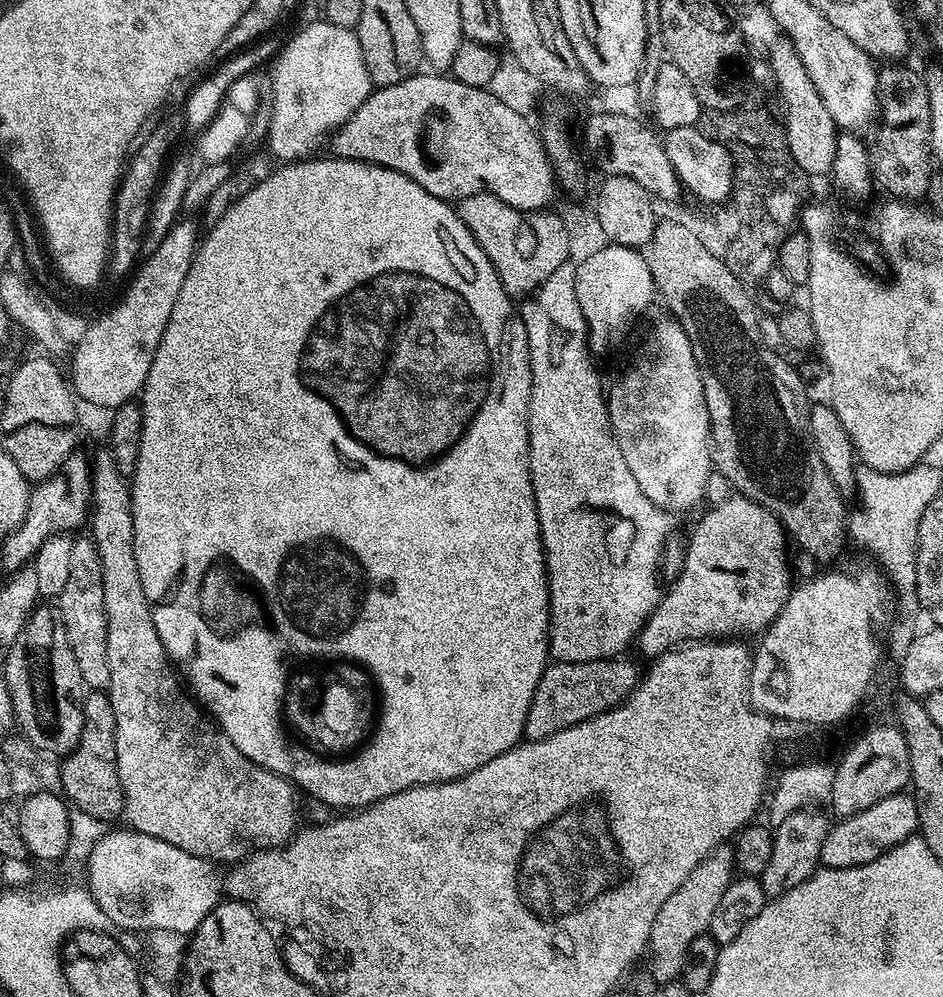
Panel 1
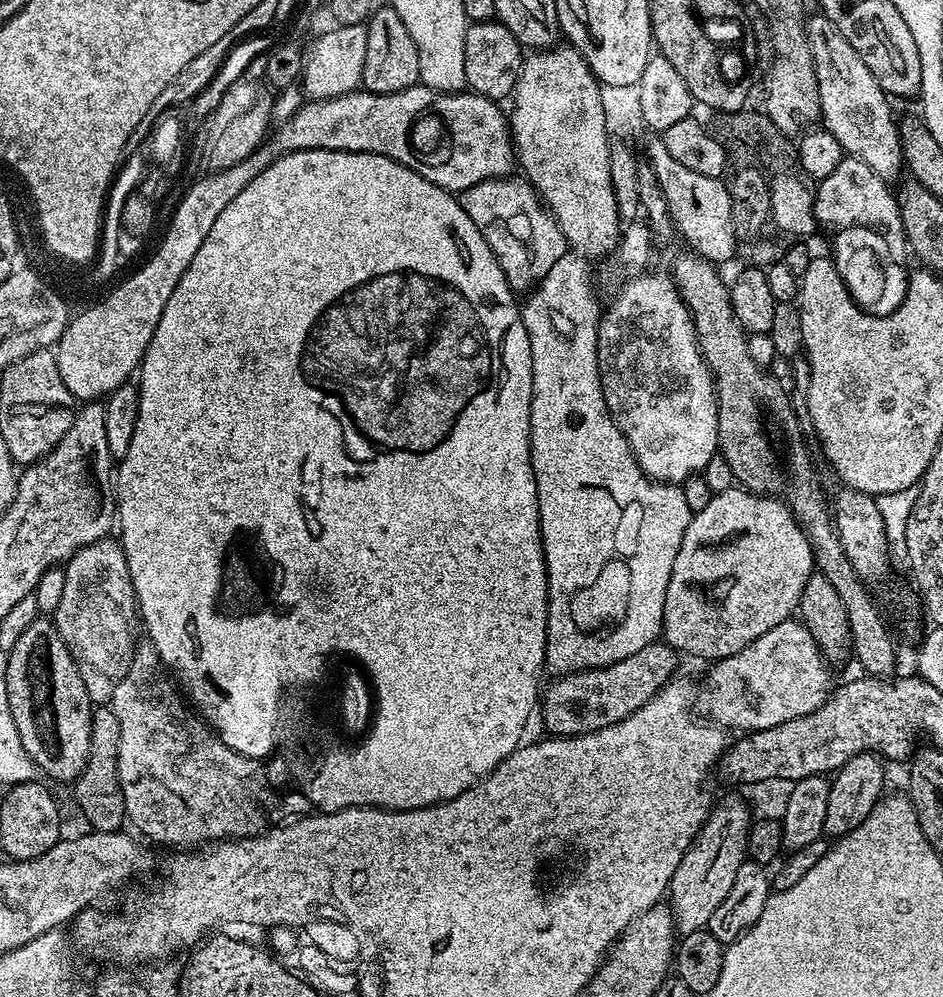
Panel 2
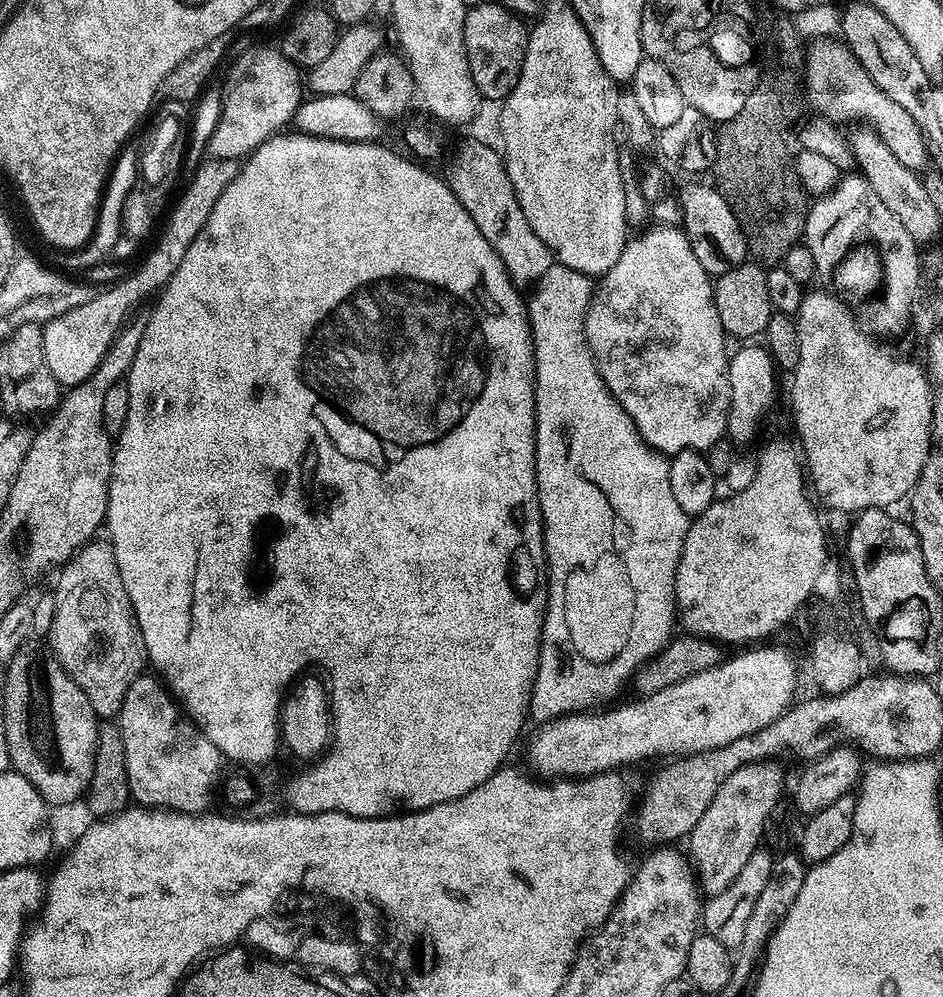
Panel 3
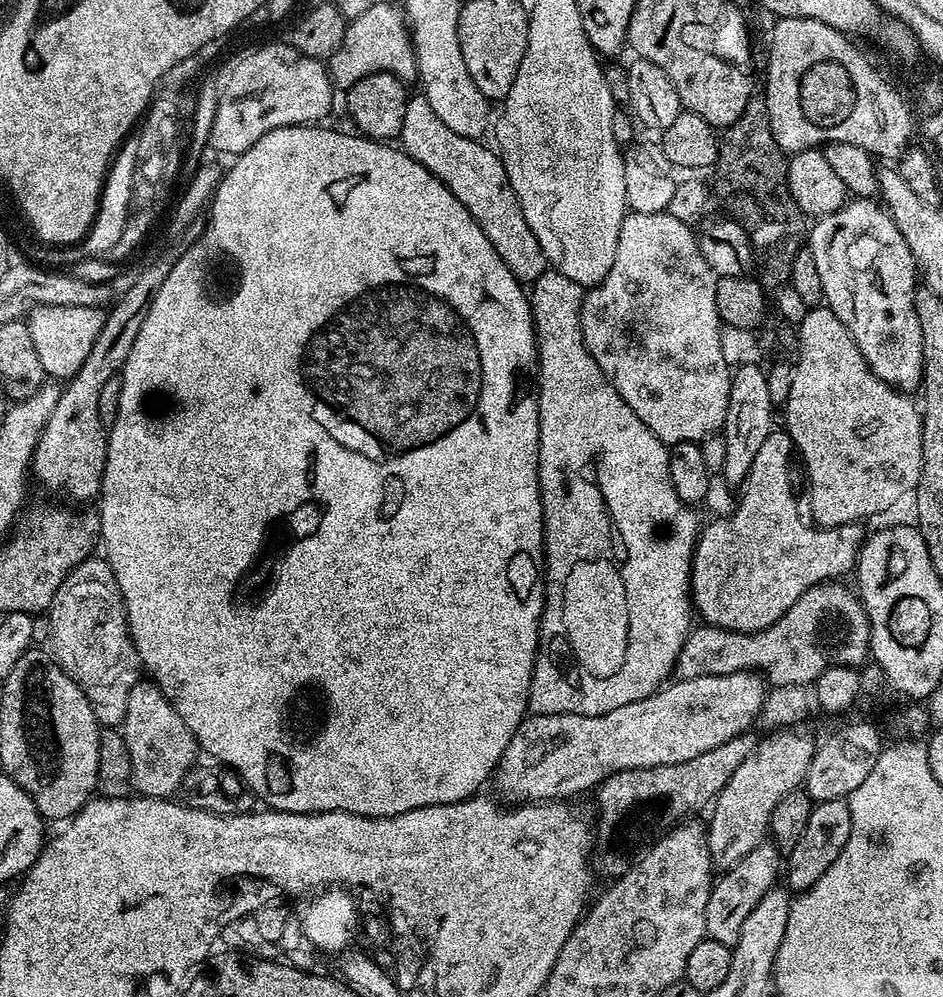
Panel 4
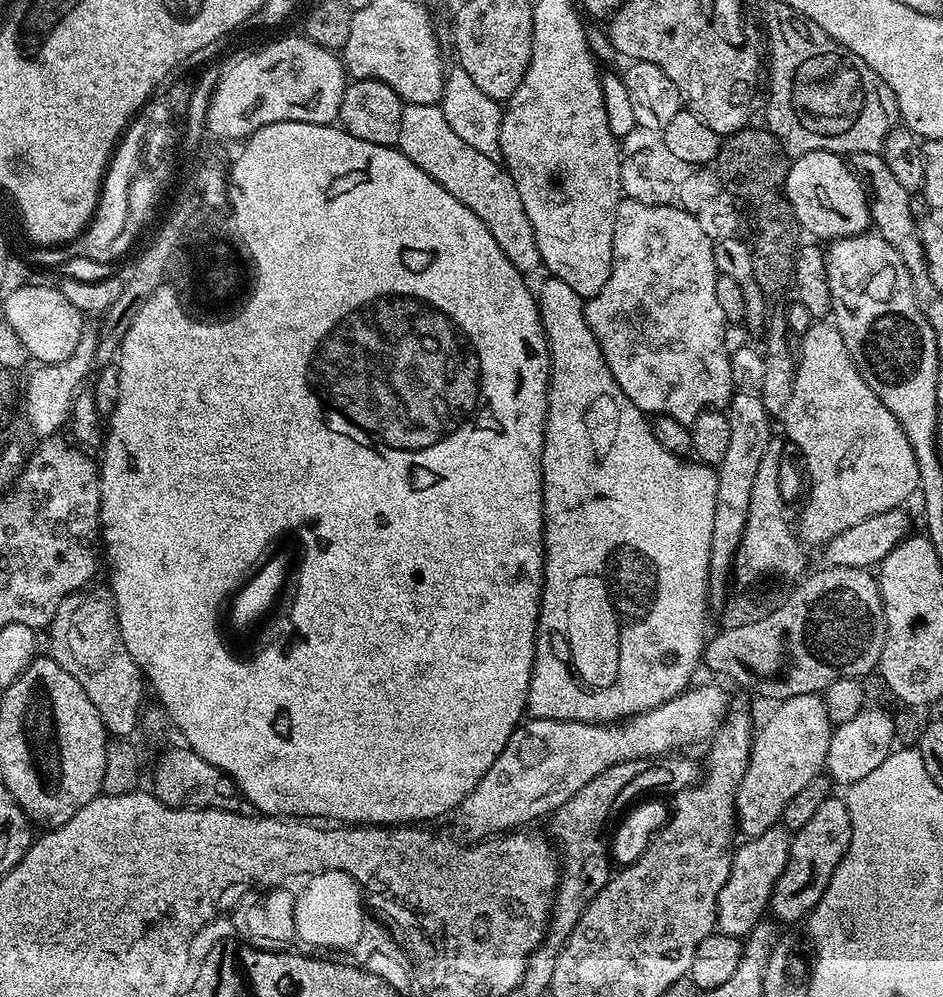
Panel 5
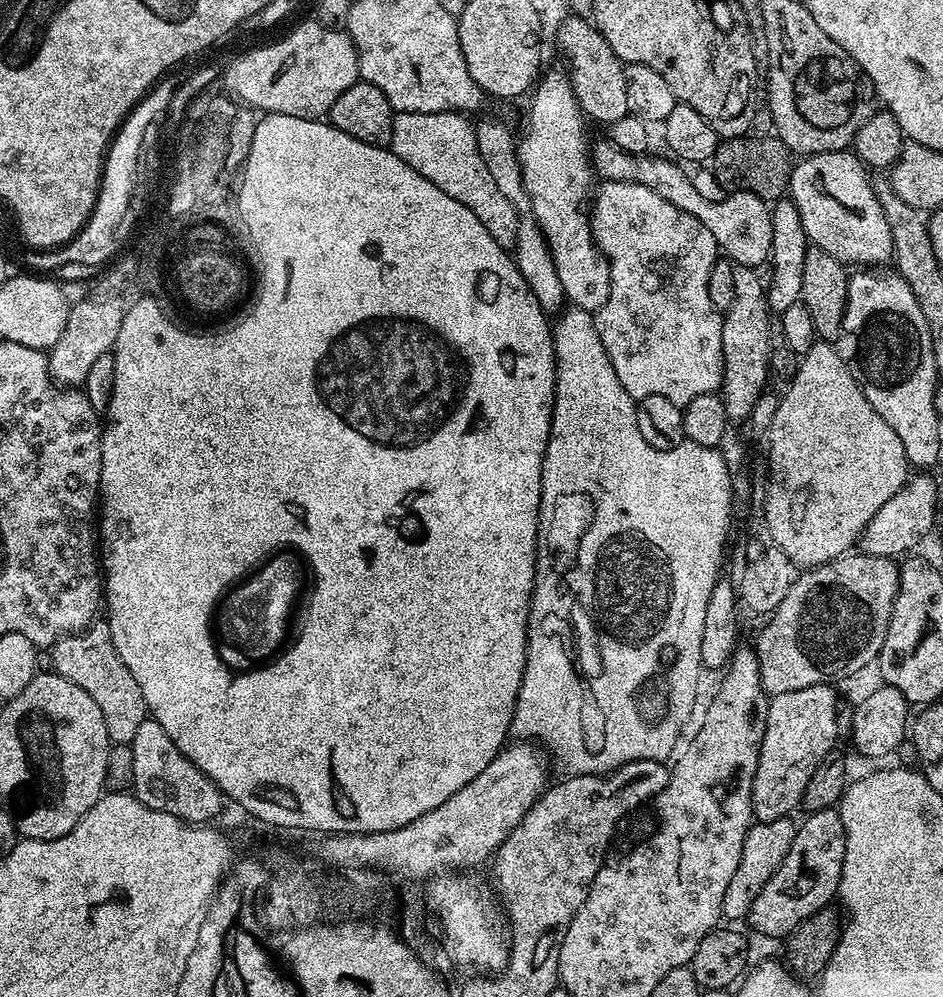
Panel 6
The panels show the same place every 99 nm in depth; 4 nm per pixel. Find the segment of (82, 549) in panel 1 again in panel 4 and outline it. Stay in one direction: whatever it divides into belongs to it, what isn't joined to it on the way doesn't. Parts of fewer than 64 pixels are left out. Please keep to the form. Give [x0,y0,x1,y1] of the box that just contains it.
[46,558,142,728]

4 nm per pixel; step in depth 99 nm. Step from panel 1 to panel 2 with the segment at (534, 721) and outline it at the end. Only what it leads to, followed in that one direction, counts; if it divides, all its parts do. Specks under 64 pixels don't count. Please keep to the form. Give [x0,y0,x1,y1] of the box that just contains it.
[538,642,682,736]

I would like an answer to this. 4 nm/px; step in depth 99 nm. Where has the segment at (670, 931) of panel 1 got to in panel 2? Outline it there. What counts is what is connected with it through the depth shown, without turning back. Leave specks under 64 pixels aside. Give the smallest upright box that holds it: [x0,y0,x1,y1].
[666,796,753,933]

